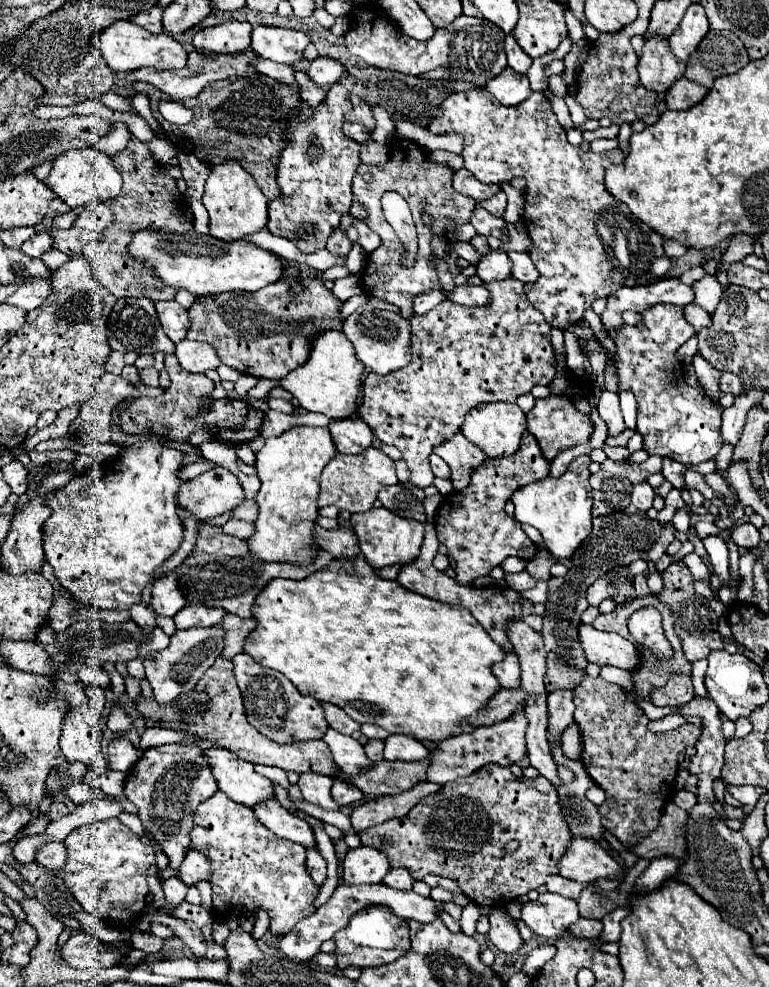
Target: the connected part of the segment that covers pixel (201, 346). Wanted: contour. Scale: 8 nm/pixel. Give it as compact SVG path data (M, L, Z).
M183 340L175 348L177 348L175 356L177 356L181 368L185 368L187 372L203 374L205 370L215 370L221 364L215 348L207 342Z

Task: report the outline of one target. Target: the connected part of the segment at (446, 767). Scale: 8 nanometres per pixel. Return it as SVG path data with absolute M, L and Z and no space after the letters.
M517 710L513 716L509 716L503 722L475 728L471 734L459 734L459 736L441 740L437 750L433 752L433 762L431 762L431 768L427 770L427 780L437 782L437 784L447 784L447 782L459 780L467 774L473 774L487 764L511 766L511 764L521 762L523 756L527 754L525 728L527 728L525 712Z

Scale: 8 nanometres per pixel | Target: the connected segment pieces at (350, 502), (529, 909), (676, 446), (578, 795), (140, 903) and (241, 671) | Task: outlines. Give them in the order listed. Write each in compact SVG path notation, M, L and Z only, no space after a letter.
M367 448L367 452L357 456L337 454L329 464L327 470L321 474L321 494L319 494L319 508L323 506L337 506L339 510L347 510L351 514L367 512L373 508L377 494L381 488L397 484L395 476L395 462L383 454L379 448Z
M541 894L535 902L523 904L521 920L543 938L557 938L565 930L569 930L571 924L579 920L579 908L575 900L569 900L559 894Z
M655 304L655 306L647 308L645 312L641 312L641 322L639 322L637 326L621 326L619 330L607 330L607 336L615 342L617 350L615 350L615 354L611 354L609 350L605 350L605 352L607 352L607 364L613 364L613 366L617 368L617 380L619 380L617 392L629 390L629 392L633 392L635 398L637 398L637 410L639 410L639 412L637 412L637 432L643 436L643 448L645 448L645 452L647 452L649 456L663 456L663 458L667 456L667 458L671 458L671 460L675 460L675 462L681 462L681 464L699 464L699 462L703 462L703 460L713 460L713 458L719 454L719 424L721 424L721 412L719 412L697 388L691 388L691 386L685 384L683 372L681 372L681 360L677 358L677 350L679 350L693 334L695 334L695 332L693 332L691 324L687 324L687 320L683 318L683 308L681 308L681 306L675 306L675 304Z
M577 780L571 784L565 784L563 788L557 788L559 794L559 808L563 812L563 818L571 830L571 836L583 836L589 840L599 842L605 838L601 816L597 812L597 806L585 798L585 792L589 788Z
M117 818L103 820L99 824L89 824L83 828L75 828L75 832L71 832L63 840L63 844L67 848L67 866L63 870L57 870L55 876L59 876L65 882L65 886L71 890L71 894L81 904L81 908L103 922L123 922L123 924L135 922L135 920L125 920L125 916L131 918L131 914L139 914L147 906L145 902L147 892L149 892L147 870L157 864L155 850L149 844L141 842L135 836L135 832L127 828L125 824L121 824Z
M237 654L233 658L233 674L237 678L247 722L257 728L263 736L277 744L291 744L299 740L317 740L323 738L329 730L329 724L325 720L321 702L317 702L311 696L303 696L289 680L271 668L259 666L255 660L249 660L247 654Z

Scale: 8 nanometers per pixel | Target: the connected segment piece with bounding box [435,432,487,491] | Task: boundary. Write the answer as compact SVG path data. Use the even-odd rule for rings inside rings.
M457 432L451 440L435 448L435 454L449 464L451 482L457 491L463 490L469 484L473 470L477 470L487 460L487 456L473 442L469 442L461 432Z

